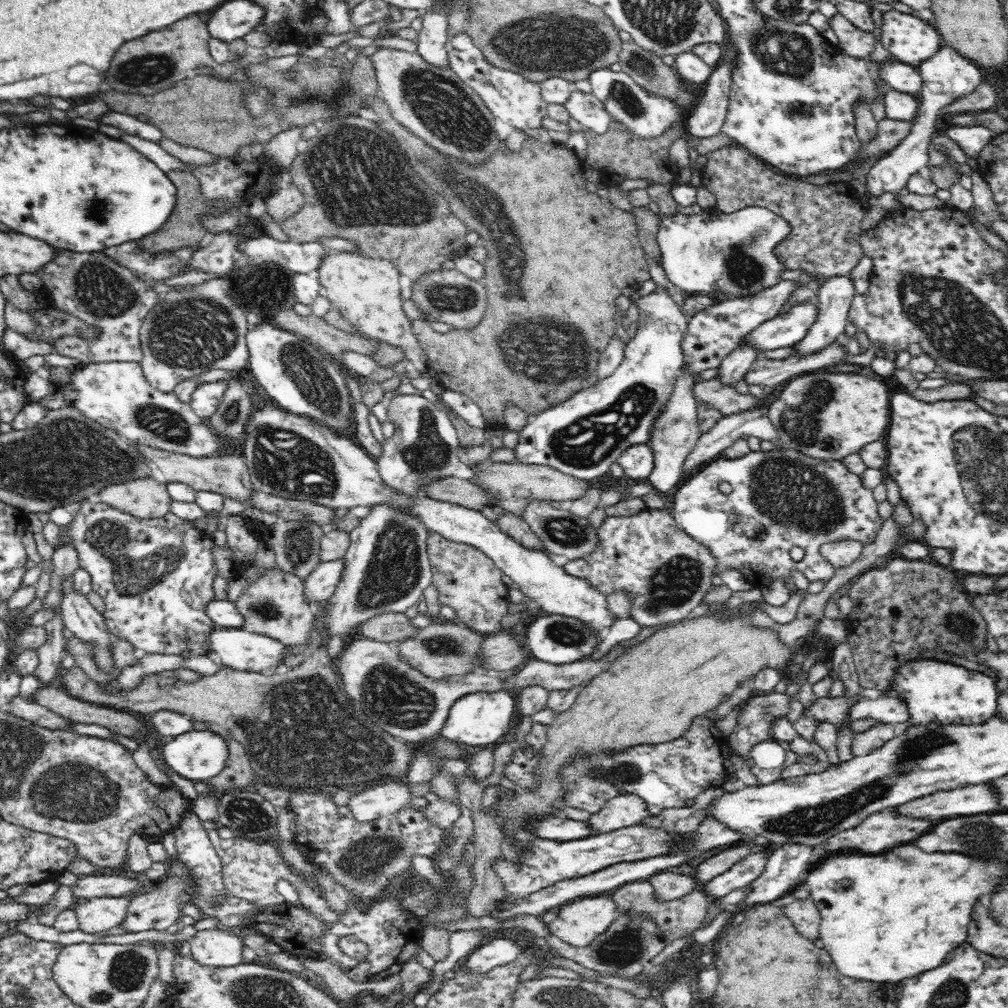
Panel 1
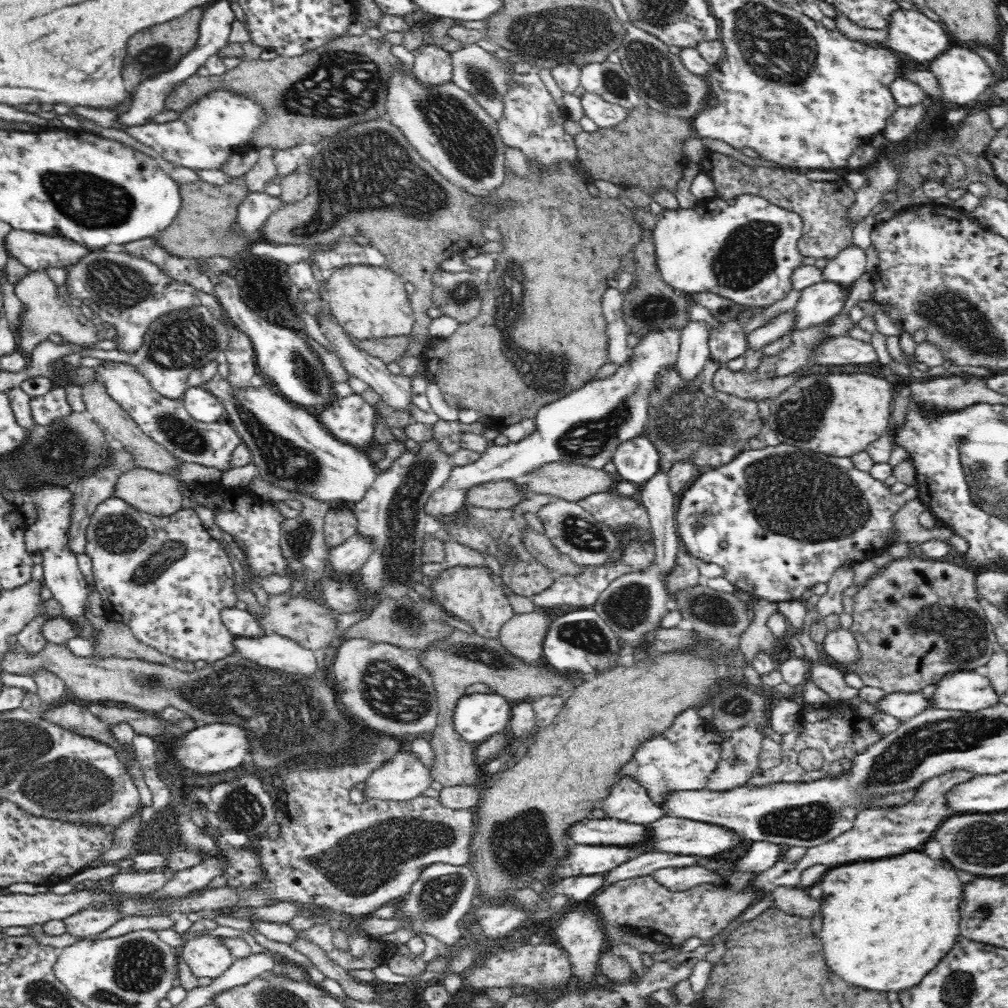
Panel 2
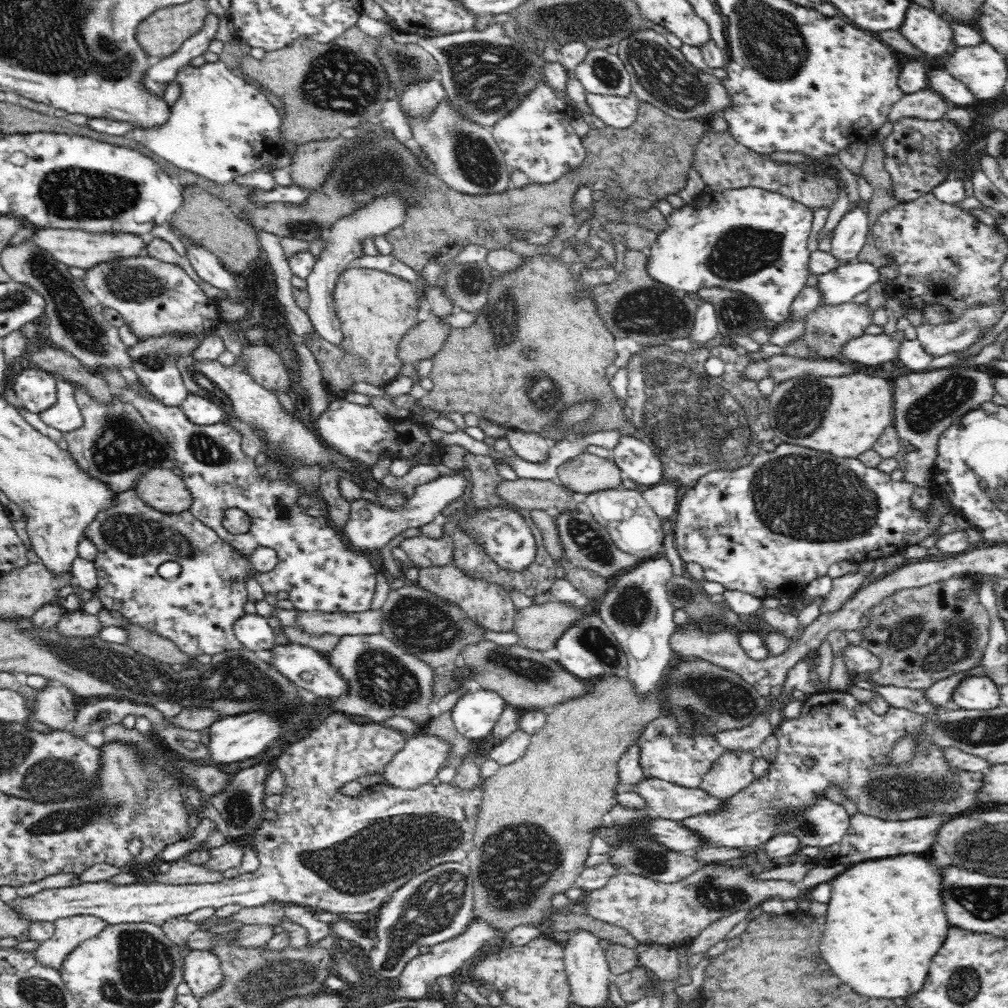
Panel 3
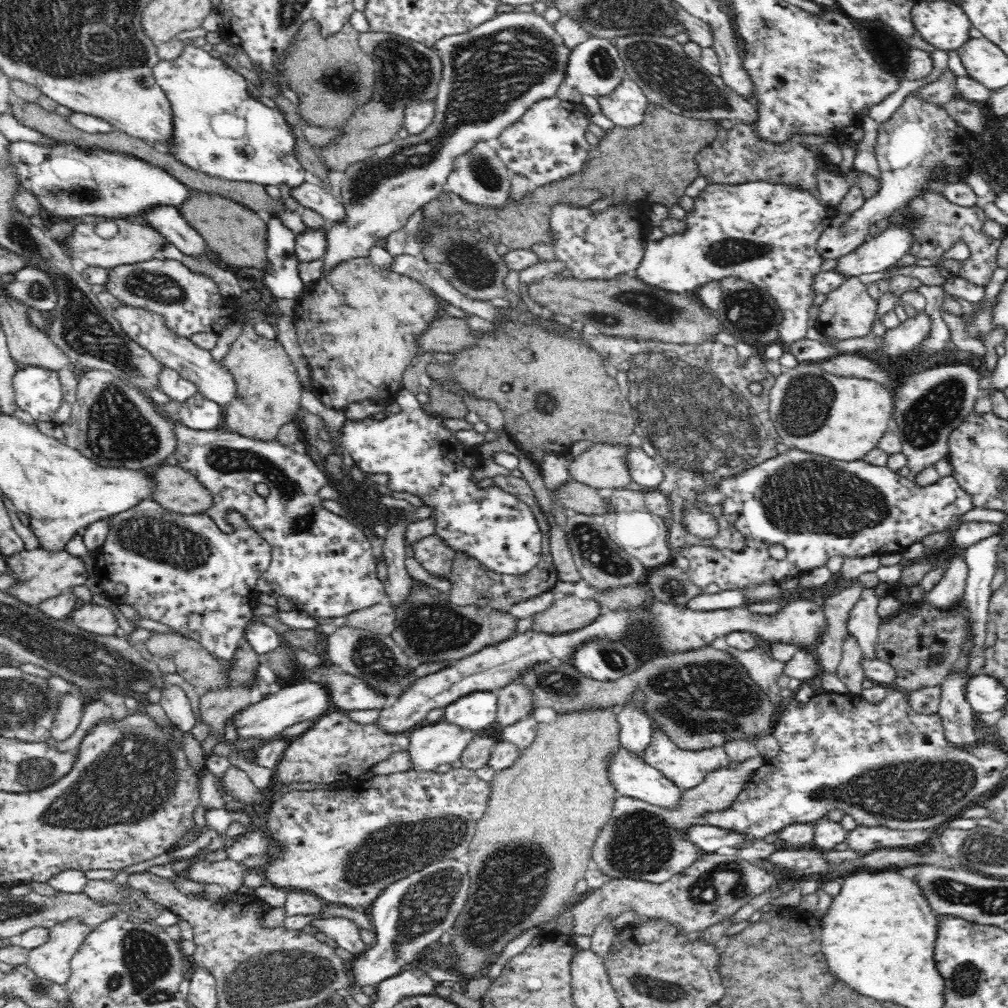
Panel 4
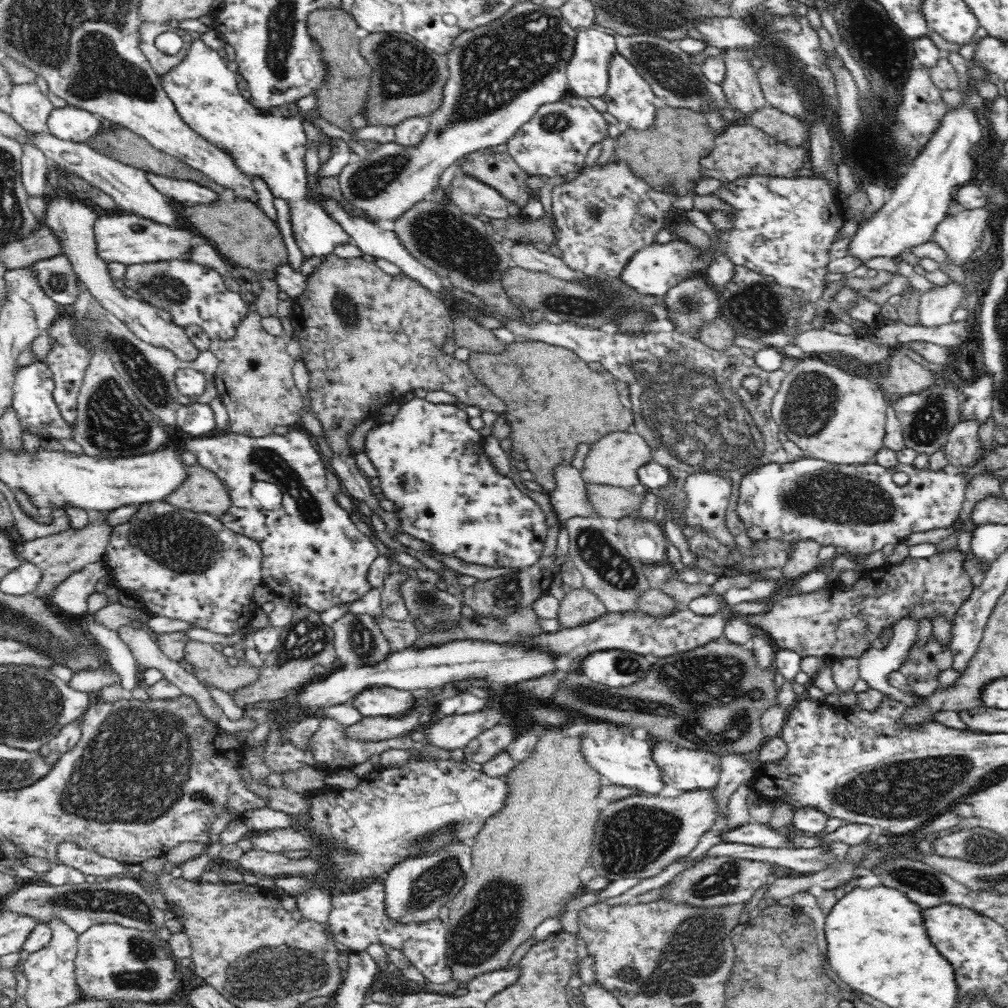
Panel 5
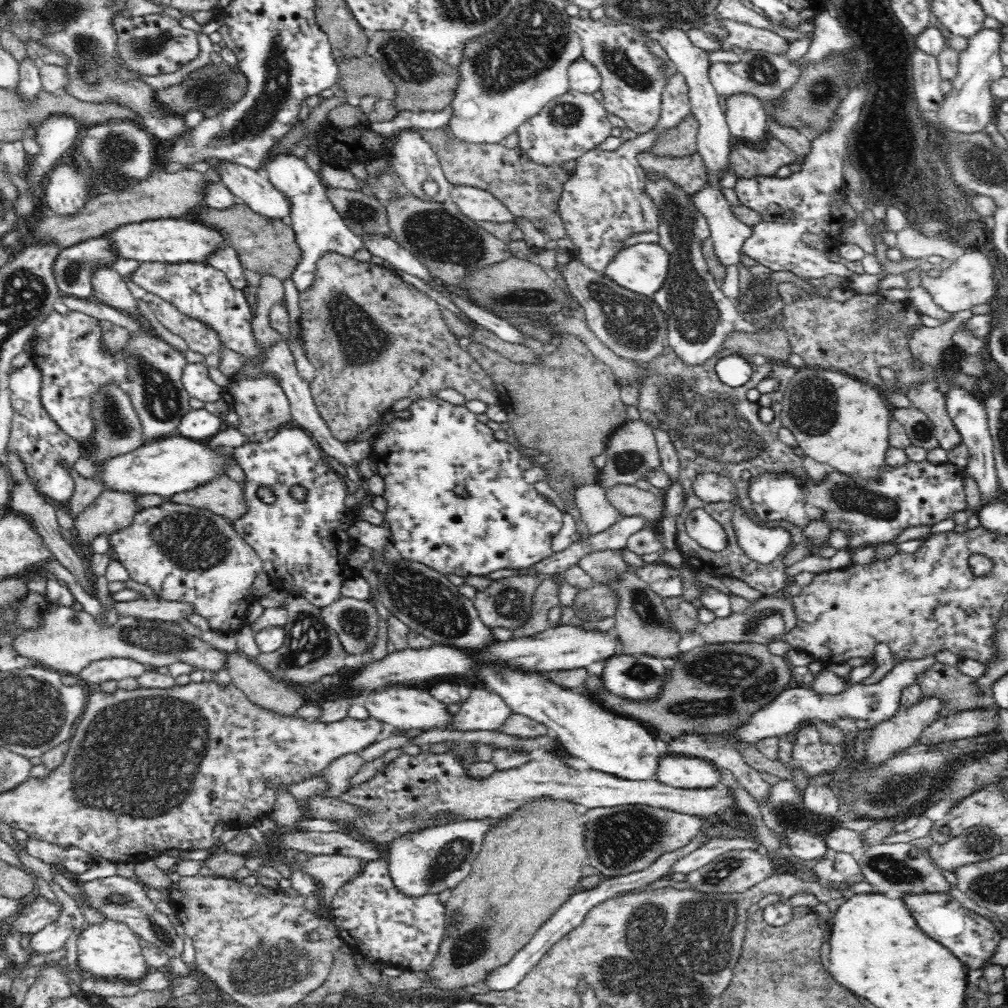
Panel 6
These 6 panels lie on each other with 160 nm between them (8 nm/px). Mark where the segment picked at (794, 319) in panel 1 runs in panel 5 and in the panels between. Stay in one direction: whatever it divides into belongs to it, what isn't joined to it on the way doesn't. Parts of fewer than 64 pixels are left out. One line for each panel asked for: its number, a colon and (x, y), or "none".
2: (818, 302)
3: (841, 284)
4: (877, 253)
5: (922, 197)

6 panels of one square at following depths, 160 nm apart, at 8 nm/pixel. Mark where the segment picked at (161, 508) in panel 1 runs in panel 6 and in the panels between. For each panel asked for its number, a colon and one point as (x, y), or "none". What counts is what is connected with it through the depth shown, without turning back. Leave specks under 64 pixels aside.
2: (157, 493)
3: (160, 488)
4: (179, 490)
5: (205, 493)
6: (225, 497)

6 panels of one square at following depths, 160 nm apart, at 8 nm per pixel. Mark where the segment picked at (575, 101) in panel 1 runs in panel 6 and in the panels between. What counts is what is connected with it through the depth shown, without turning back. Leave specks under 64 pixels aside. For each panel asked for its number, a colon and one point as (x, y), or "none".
2: (605, 114)
3: (618, 111)
4: (626, 106)
5: (630, 99)
6: (633, 79)

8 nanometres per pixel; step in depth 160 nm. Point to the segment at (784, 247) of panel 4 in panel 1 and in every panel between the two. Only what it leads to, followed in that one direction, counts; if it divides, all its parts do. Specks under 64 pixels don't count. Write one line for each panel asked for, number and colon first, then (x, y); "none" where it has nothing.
1: (733, 254)
2: (745, 248)
3: (753, 240)

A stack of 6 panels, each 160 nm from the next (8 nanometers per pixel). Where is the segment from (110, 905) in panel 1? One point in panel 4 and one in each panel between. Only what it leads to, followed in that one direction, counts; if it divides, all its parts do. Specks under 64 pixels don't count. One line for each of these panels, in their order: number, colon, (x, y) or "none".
2: (88, 923)
3: (69, 932)
4: (52, 961)

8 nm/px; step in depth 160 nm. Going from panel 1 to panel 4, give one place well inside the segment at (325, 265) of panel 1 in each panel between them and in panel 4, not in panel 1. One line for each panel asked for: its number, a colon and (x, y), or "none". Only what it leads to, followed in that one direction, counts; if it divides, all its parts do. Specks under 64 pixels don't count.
2: (371, 303)
3: (376, 310)
4: (358, 325)

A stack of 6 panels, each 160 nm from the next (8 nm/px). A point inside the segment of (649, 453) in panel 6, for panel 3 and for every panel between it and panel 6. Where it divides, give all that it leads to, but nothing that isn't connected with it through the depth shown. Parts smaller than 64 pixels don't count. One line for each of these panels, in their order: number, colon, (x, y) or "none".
3: (586, 473)
4: (604, 465)
5: (615, 459)

